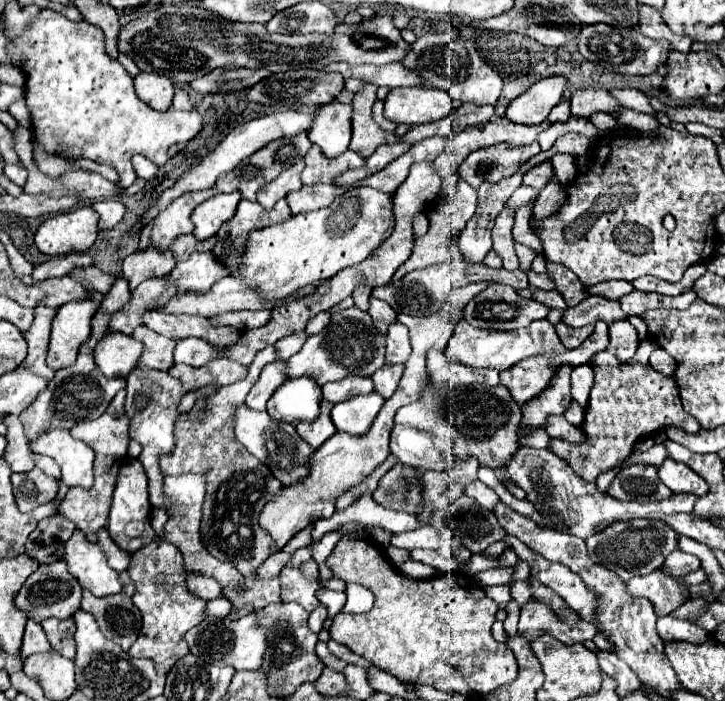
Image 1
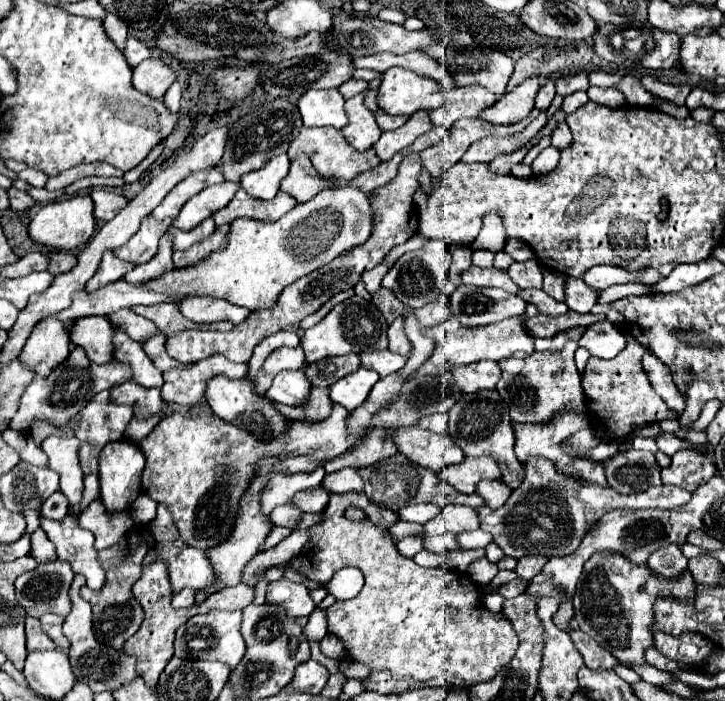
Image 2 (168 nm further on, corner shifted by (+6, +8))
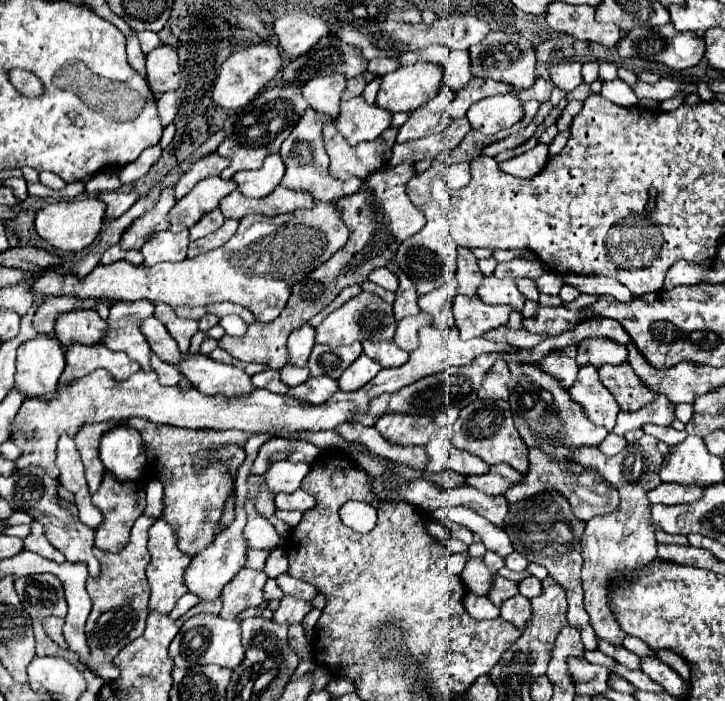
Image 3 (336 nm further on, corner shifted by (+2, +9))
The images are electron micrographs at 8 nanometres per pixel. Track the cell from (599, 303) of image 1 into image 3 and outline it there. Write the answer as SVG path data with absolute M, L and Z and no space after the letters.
M511 312L509 322L505 326L499 326L497 330L489 330L489 334L483 334L483 338L489 338L493 342L505 342L509 346L517 346L517 348L531 348L535 344L539 344L545 336L539 334L529 334L523 326L521 326L521 312Z

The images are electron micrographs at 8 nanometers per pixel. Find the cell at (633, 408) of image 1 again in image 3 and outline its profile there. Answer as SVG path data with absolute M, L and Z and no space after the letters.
M627 362L619 366L605 364L599 368L599 376L621 406L621 410L639 410L655 400L655 394L641 384L641 380Z

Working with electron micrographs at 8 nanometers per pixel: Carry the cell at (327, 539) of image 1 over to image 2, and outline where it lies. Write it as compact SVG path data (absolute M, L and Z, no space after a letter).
M295 529L287 539L283 539L279 545L267 549L267 551L261 551L259 555L256 555L245 567L243 571L243 583L247 585L255 585L255 573L263 571L263 569L269 569L277 563L287 563L291 561L293 557L297 557L301 553L301 549L309 543L311 535L309 535L309 529Z

